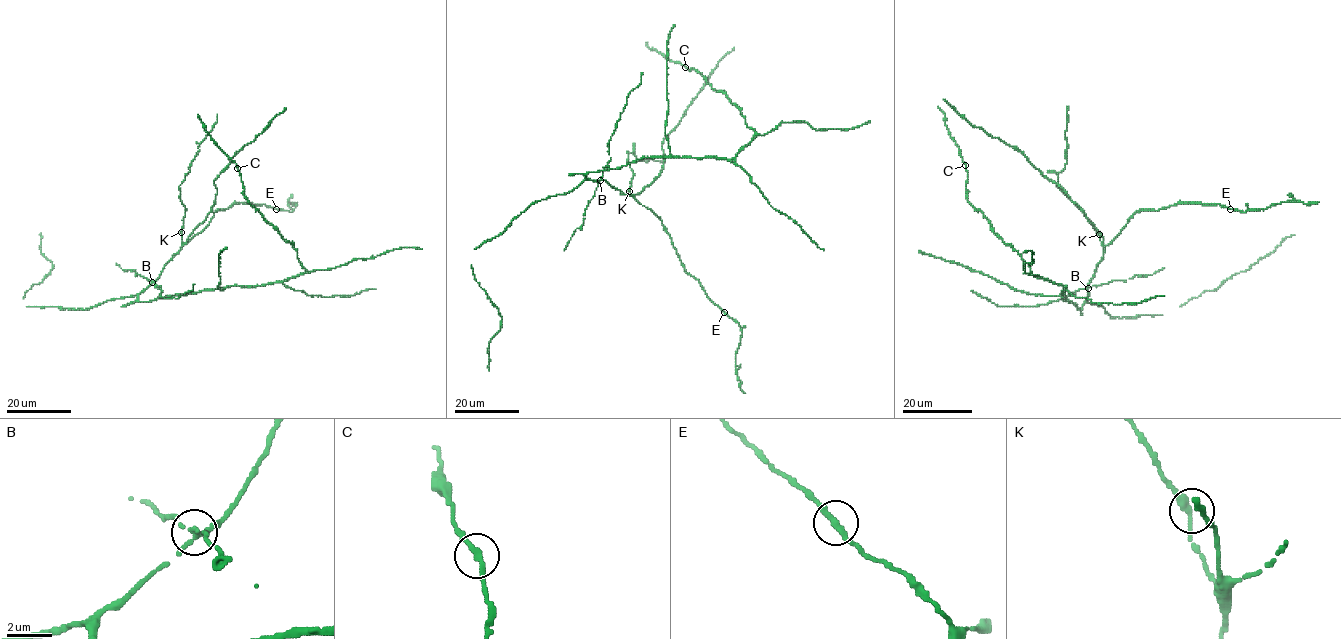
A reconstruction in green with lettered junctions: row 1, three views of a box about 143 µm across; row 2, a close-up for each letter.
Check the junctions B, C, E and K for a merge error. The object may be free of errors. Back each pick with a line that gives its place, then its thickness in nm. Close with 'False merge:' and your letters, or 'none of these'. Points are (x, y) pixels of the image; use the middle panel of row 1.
B: at (600, 180); 280 nm thick
False merge: B

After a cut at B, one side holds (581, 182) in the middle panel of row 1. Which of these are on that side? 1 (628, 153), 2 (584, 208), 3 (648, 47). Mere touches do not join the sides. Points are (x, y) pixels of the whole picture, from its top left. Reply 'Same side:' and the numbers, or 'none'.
Same side: 1, 3

